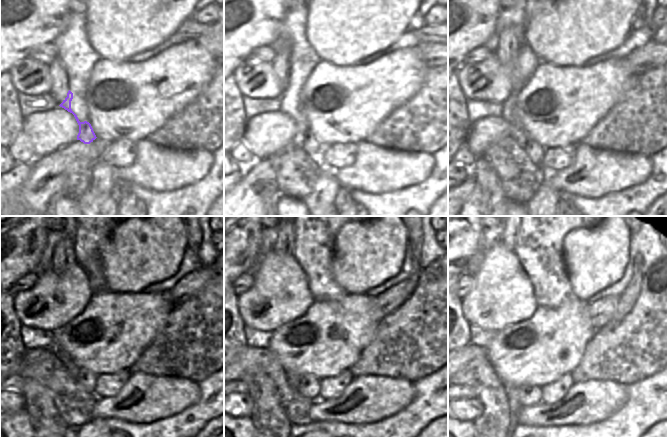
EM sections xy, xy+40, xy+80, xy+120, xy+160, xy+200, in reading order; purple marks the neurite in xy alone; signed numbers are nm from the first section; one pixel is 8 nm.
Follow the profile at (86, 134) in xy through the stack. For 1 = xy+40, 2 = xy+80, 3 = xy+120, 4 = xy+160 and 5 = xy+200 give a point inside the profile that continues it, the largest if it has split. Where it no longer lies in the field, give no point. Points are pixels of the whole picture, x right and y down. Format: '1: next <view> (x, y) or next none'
1: next xy+40 (304, 138)
2: next xy+80 (536, 152)
3: next xy+120 (86, 378)
4: next xy+160 (307, 385)
5: next xy+200 (527, 395)

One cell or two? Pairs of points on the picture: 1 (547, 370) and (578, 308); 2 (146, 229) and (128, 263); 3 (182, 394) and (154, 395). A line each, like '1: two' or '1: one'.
1: one
2: one
3: one

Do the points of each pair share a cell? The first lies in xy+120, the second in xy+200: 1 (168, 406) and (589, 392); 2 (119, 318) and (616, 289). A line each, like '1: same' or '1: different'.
1: same
2: different

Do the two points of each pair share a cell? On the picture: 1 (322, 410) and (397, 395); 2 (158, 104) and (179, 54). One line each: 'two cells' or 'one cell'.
1: one cell
2: one cell

